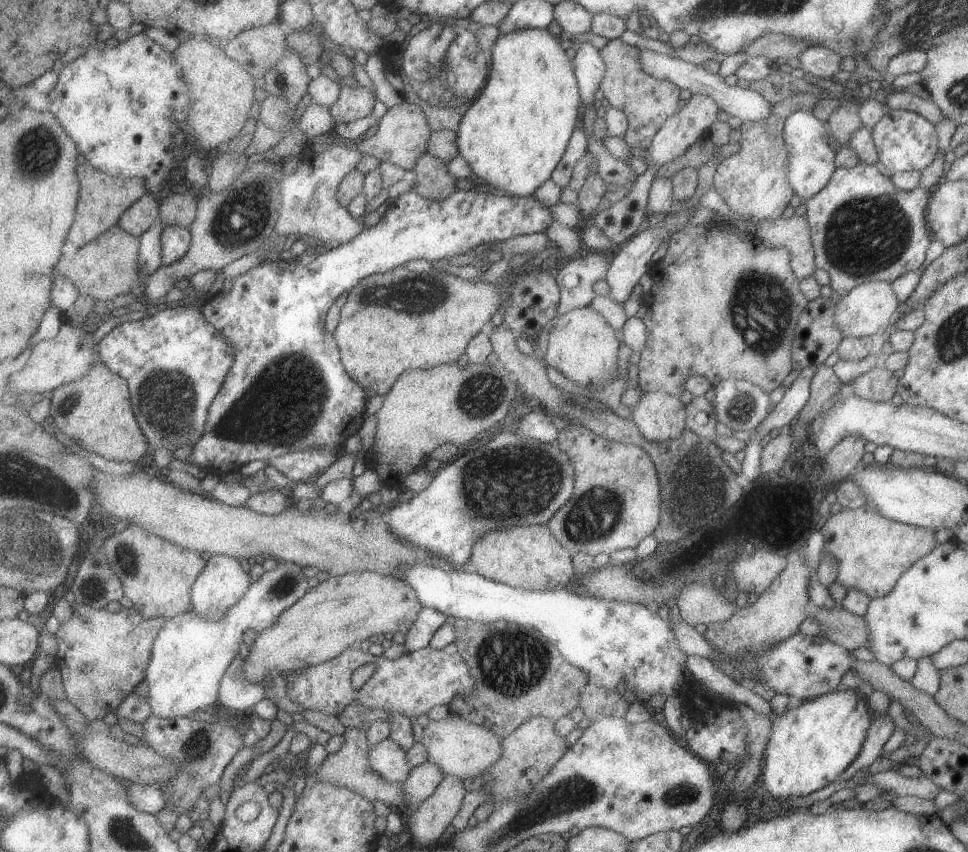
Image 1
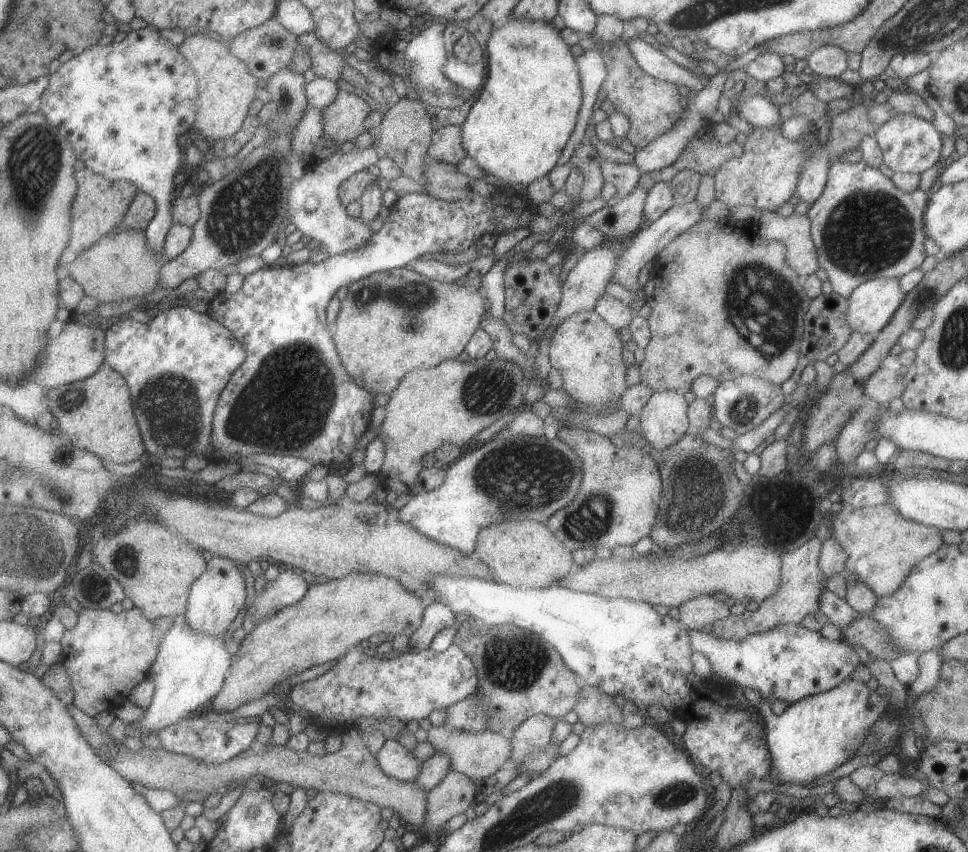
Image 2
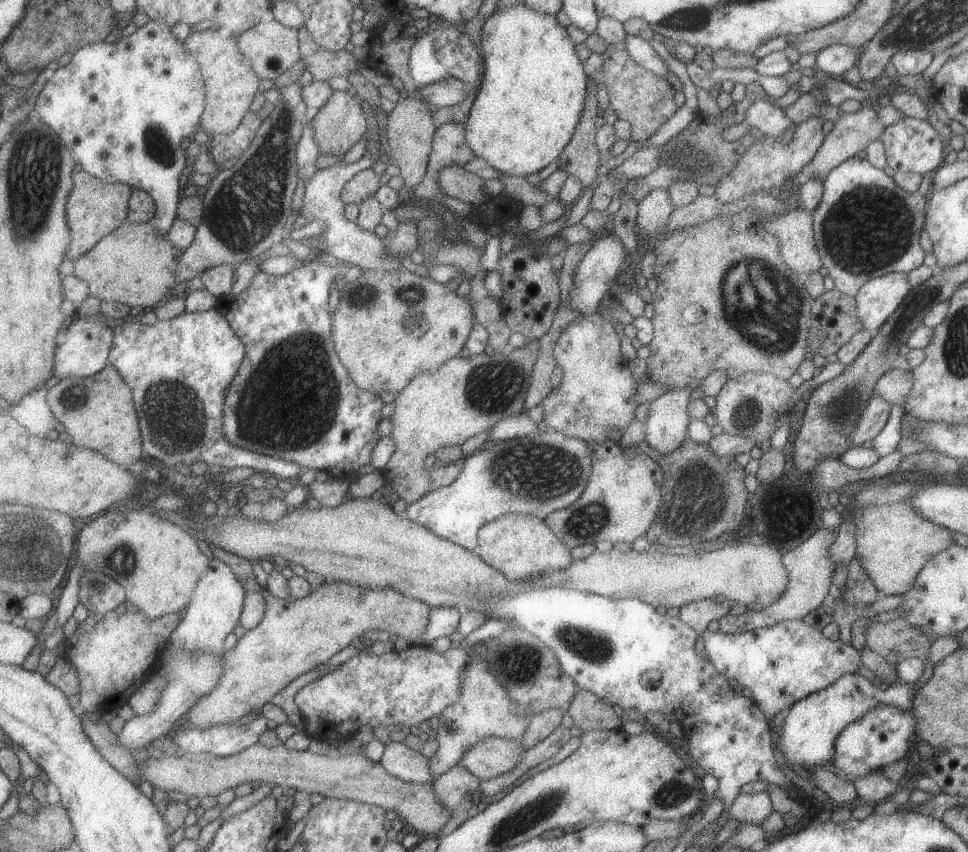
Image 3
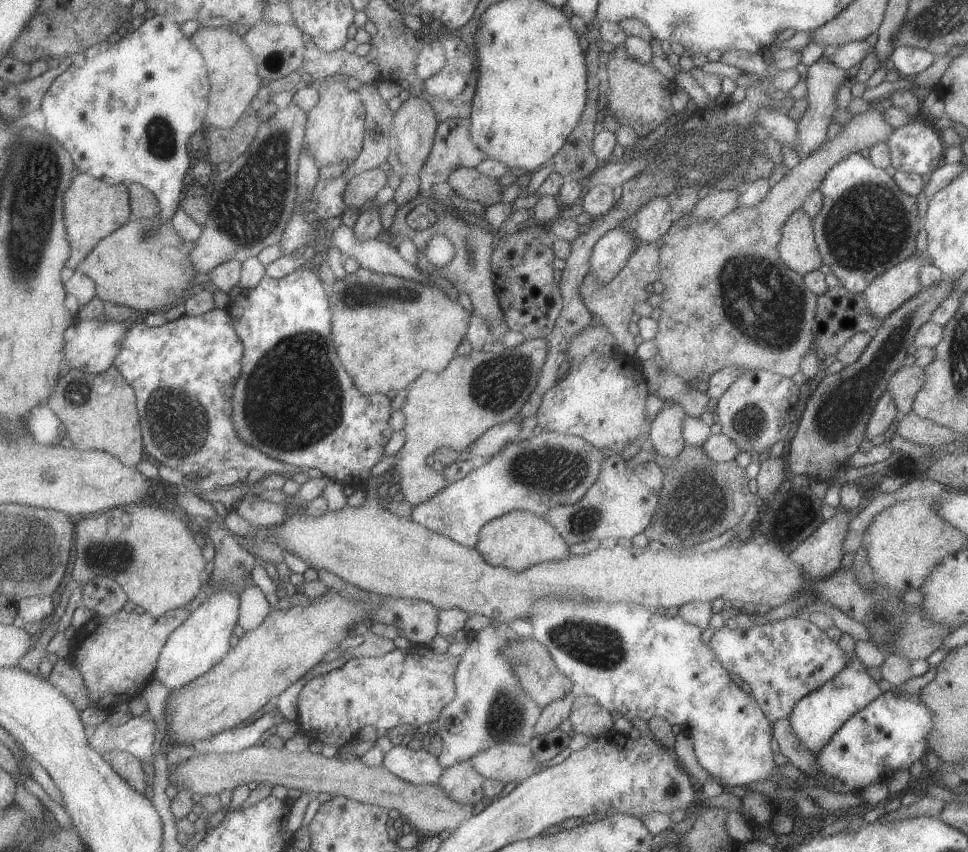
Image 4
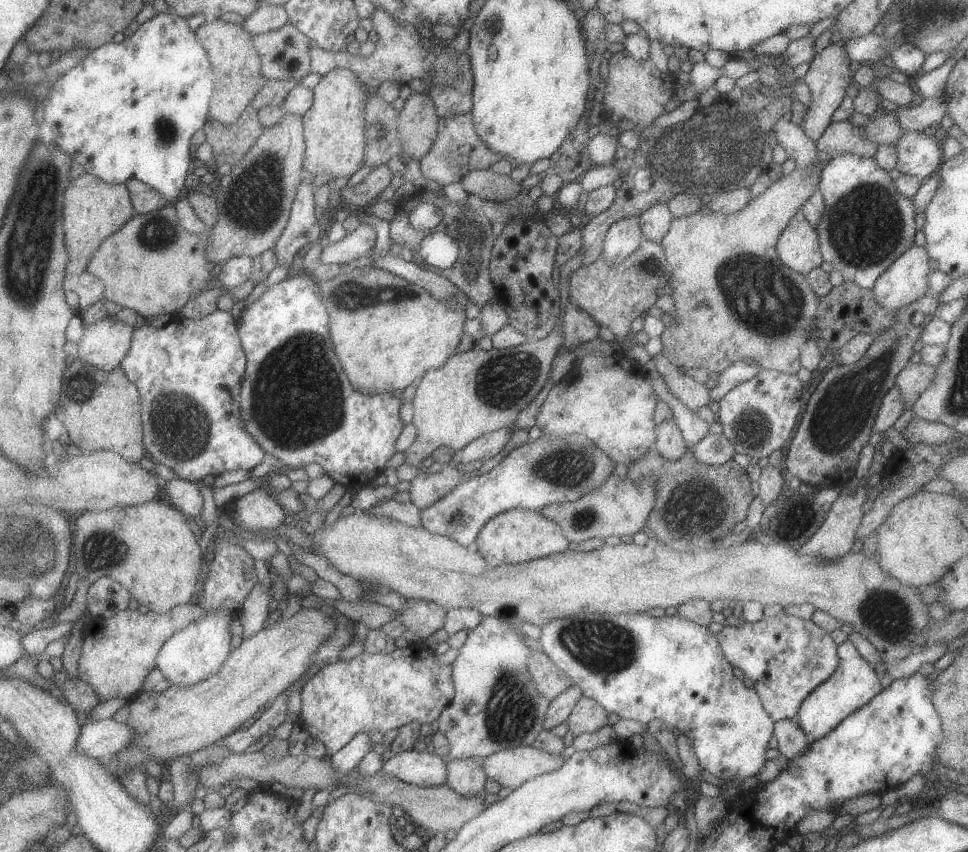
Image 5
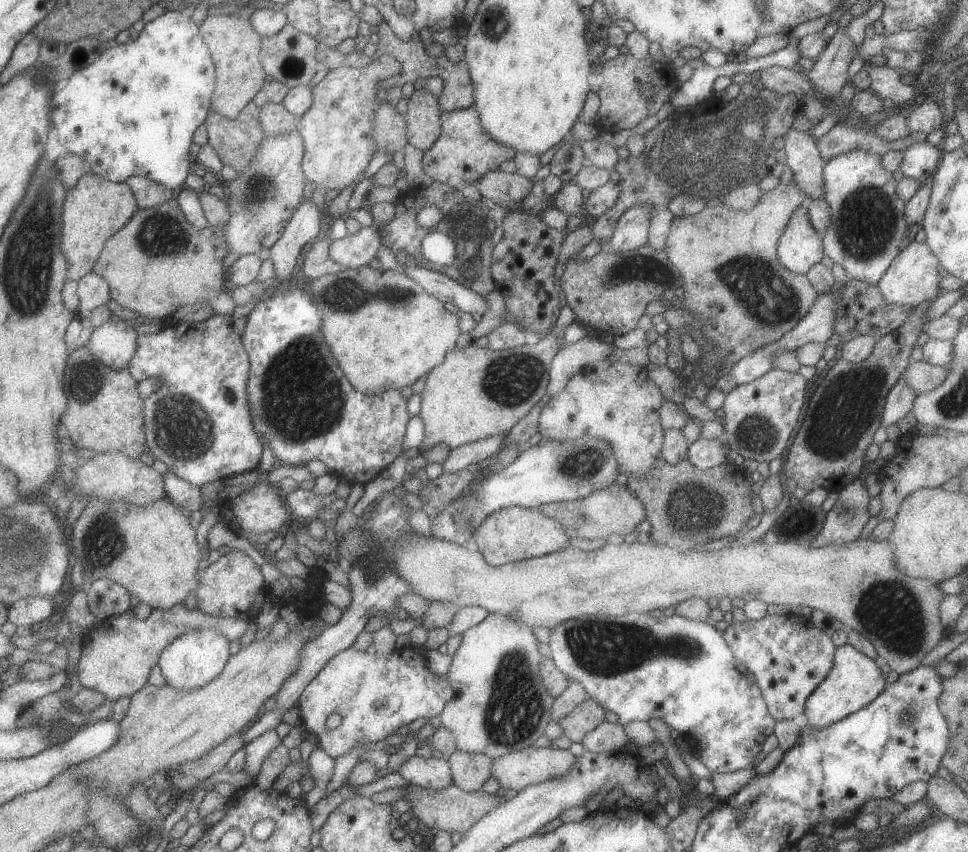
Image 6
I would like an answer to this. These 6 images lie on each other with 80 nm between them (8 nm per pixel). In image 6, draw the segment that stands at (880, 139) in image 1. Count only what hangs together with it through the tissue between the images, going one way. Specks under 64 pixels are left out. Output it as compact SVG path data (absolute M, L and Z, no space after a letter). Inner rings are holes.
M917 140L909 144L905 150L901 151L901 164L899 171L904 177L915 178L924 183L931 179L938 168L943 152L940 147L931 146L924 140Z

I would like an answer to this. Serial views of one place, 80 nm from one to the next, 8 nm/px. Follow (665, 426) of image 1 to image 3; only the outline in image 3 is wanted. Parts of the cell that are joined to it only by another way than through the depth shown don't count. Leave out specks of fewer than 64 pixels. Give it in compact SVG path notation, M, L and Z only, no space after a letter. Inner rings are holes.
M692 387L668 390L650 402L643 423L644 441L662 455L672 453L687 438L689 393Z

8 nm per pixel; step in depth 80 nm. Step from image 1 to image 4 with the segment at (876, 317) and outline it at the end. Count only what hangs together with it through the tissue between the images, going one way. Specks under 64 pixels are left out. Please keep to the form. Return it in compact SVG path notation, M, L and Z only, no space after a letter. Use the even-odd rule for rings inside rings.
M915 251L908 259L888 268L874 278L862 292L868 311L883 320L907 299L922 290L918 279L924 253Z

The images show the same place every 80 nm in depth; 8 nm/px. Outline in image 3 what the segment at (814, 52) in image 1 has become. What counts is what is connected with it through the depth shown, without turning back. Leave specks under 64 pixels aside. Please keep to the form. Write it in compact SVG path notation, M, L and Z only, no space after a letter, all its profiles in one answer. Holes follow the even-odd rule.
M829 45L818 50L813 68L825 71L829 77L841 78L857 60L858 50L845 45Z

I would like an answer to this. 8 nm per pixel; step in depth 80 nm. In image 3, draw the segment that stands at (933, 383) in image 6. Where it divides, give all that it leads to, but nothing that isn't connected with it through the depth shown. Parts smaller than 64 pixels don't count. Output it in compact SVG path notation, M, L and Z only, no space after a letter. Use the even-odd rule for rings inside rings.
M893 368L881 375L875 385L875 395L879 395L890 405L903 408L912 387L912 370Z

